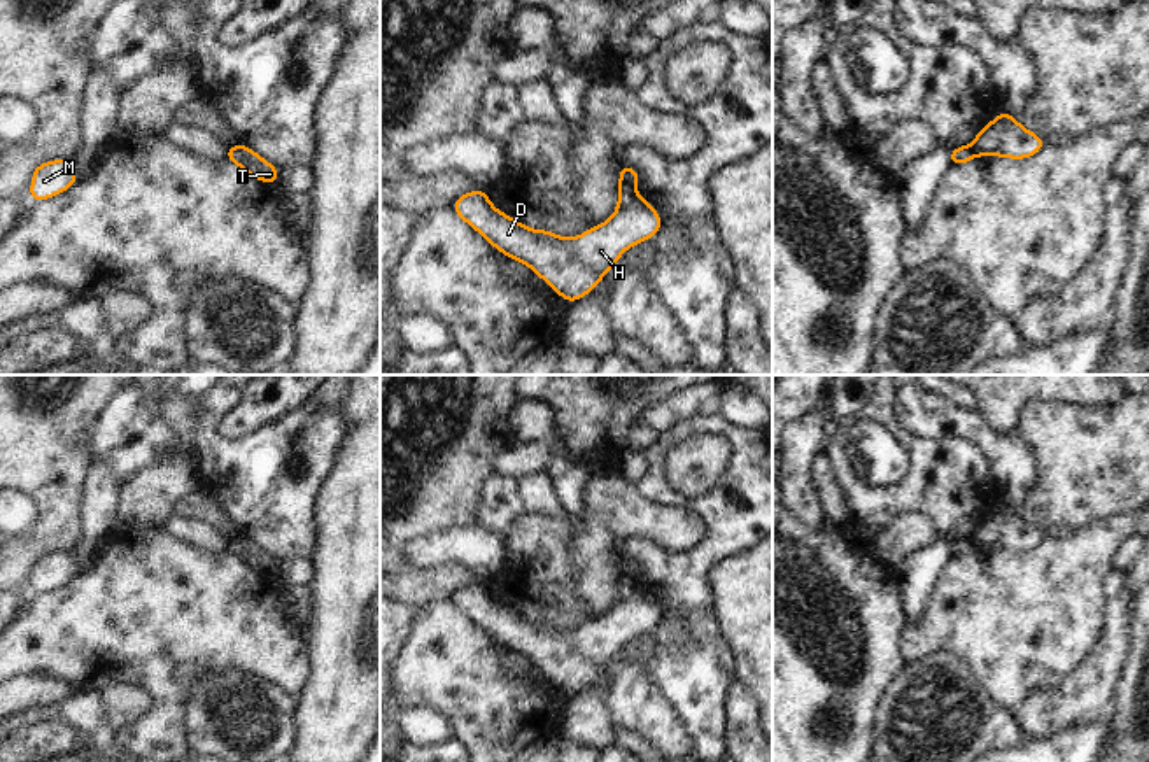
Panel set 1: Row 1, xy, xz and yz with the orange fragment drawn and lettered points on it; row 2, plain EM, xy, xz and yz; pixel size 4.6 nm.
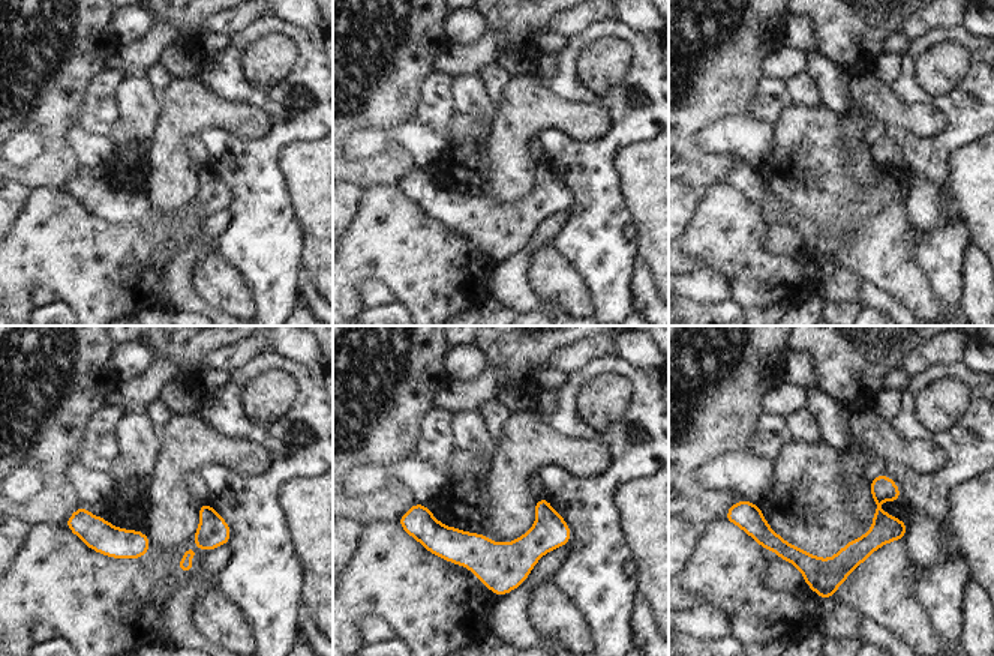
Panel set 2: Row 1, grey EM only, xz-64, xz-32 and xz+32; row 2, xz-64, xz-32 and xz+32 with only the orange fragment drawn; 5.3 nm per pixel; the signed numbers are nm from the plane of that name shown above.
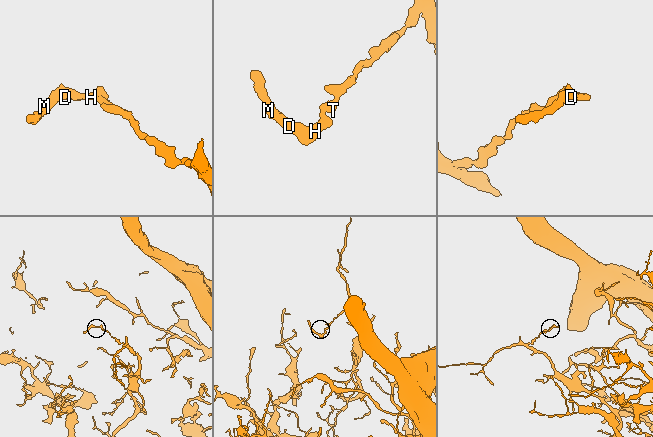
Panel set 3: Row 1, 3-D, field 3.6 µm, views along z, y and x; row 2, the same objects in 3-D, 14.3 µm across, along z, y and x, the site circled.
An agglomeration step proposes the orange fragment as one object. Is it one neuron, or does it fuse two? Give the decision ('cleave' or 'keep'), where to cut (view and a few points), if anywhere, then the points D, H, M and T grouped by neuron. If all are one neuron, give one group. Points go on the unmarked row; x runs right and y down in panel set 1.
cleave; cut in xz along (620, 571), (634, 578); D H M / T

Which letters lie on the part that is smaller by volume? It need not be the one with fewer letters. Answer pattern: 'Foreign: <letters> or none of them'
Foreign: D, H, M

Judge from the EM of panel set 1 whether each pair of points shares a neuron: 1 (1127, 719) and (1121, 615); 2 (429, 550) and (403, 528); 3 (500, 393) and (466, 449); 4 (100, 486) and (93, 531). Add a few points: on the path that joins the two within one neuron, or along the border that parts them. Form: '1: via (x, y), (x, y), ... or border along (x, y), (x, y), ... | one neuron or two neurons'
1: border along (1130, 627), (1130, 654), (1109, 706) | two neurons
2: border along (456, 528), (415, 538), (407, 547), (403, 559) | two neurons
3: via (486, 407), (472, 421), (466, 435) | one neuron
4: via (100, 496), (98, 521) | one neuron

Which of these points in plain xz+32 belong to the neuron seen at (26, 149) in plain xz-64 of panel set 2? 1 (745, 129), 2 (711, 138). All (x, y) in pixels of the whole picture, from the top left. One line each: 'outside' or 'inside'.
1: inside
2: inside

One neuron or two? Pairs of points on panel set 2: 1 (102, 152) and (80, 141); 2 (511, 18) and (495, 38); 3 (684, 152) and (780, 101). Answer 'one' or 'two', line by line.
1: one
2: two
3: two

